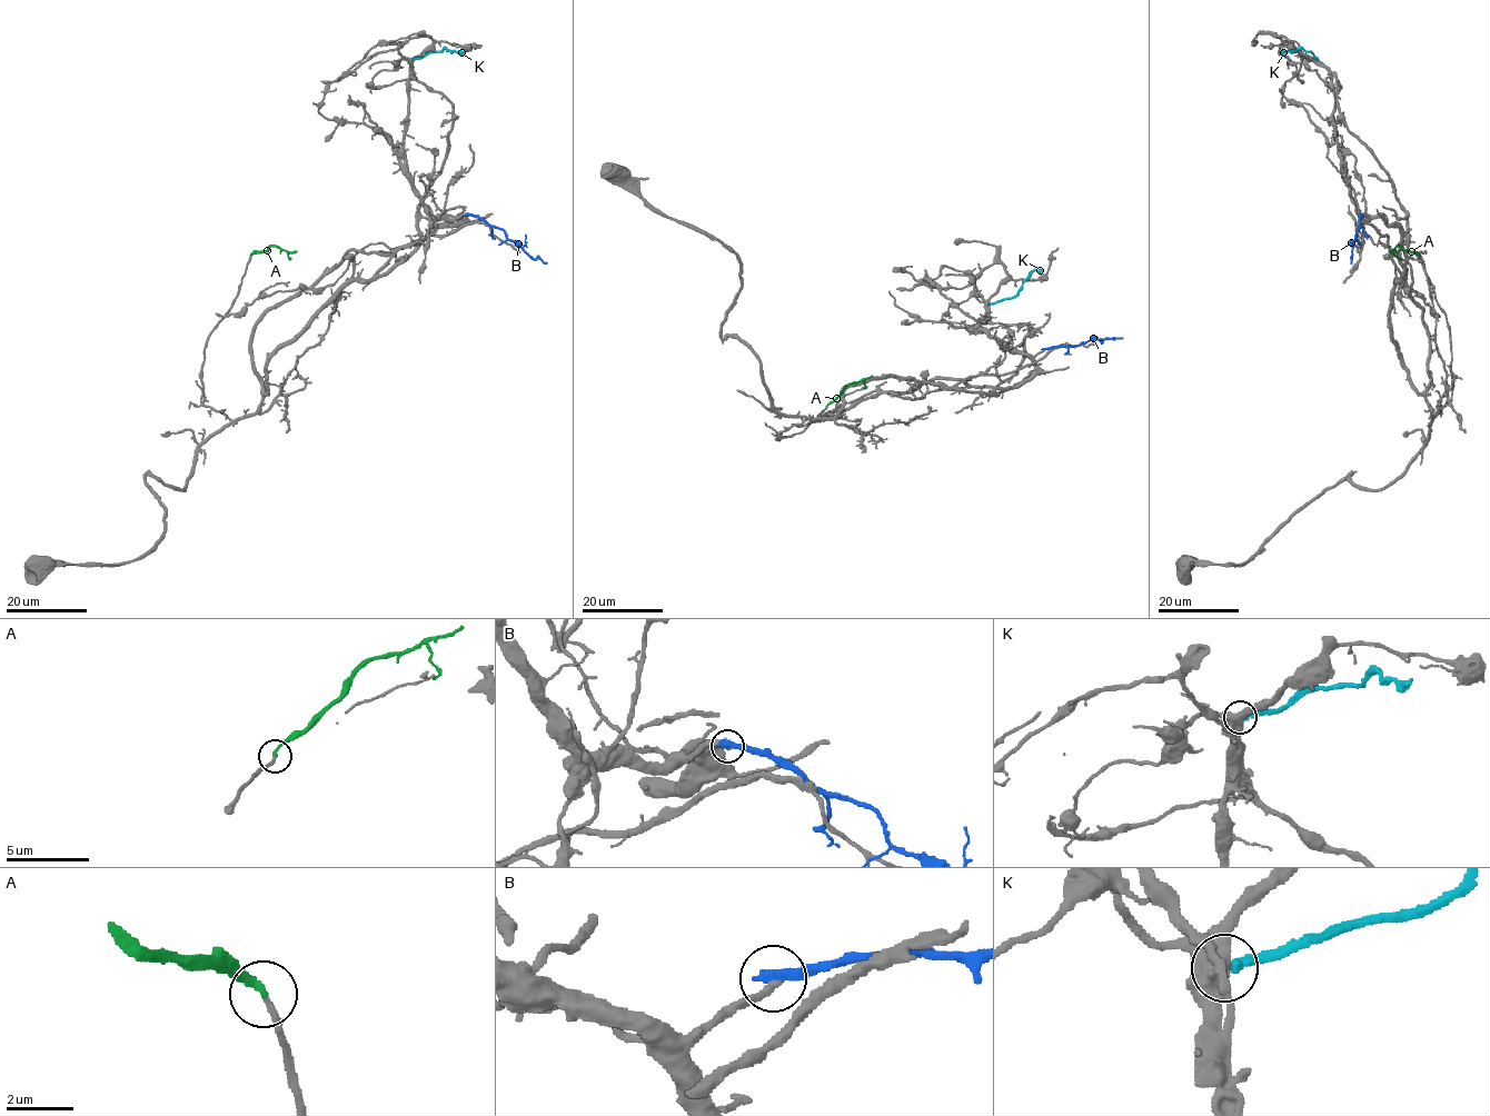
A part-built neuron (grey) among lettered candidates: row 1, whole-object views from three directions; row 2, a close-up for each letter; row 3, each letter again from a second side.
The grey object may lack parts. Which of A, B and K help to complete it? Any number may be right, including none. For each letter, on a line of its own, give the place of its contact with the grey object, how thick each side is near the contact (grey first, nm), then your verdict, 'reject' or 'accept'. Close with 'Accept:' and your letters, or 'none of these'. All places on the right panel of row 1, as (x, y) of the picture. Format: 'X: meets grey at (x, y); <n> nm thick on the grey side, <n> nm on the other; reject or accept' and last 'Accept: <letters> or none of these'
A: meets grey at (1420, 256); 170 nm thick on the grey side, 190 nm on the other; accept
B: meets grey at (1362, 215); 260 nm thick on the grey side, 420 nm on the other; reject
K: meets grey at (1318, 59); 650 nm thick on the grey side, 240 nm on the other; reject
Accept: A

